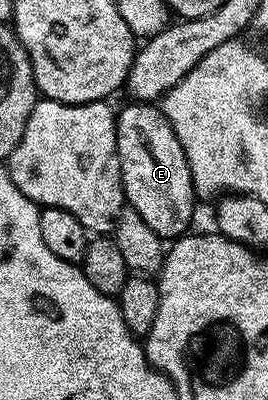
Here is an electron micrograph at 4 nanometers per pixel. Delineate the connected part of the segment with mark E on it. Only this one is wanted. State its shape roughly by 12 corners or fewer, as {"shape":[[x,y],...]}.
{"shape":[[155,104],[116,113],[125,202],[161,239],[185,236],[198,198]]}

